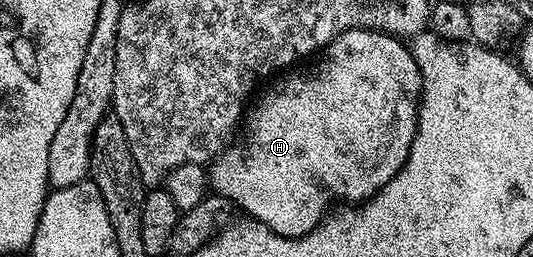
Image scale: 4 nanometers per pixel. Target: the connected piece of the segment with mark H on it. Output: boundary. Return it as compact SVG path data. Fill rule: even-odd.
M348 29L335 38L331 44L326 45L316 61L317 66L314 69L309 69L306 73L286 72L269 83L274 83L274 85L266 84L264 86L266 89L260 90L261 98L257 102L256 100L252 102L251 108L243 117L245 142L241 145L241 157L245 160L245 165L221 165L218 169L208 170L209 184L216 196L227 198L236 208L238 205L245 212L242 214L263 223L268 229L284 237L302 237L303 234L310 233L334 208L335 203L364 203L370 197L375 196L401 170L411 149L413 136L417 133L417 107L421 99L421 69L415 63L412 48L402 38L394 37L392 33L383 33L379 29Z

